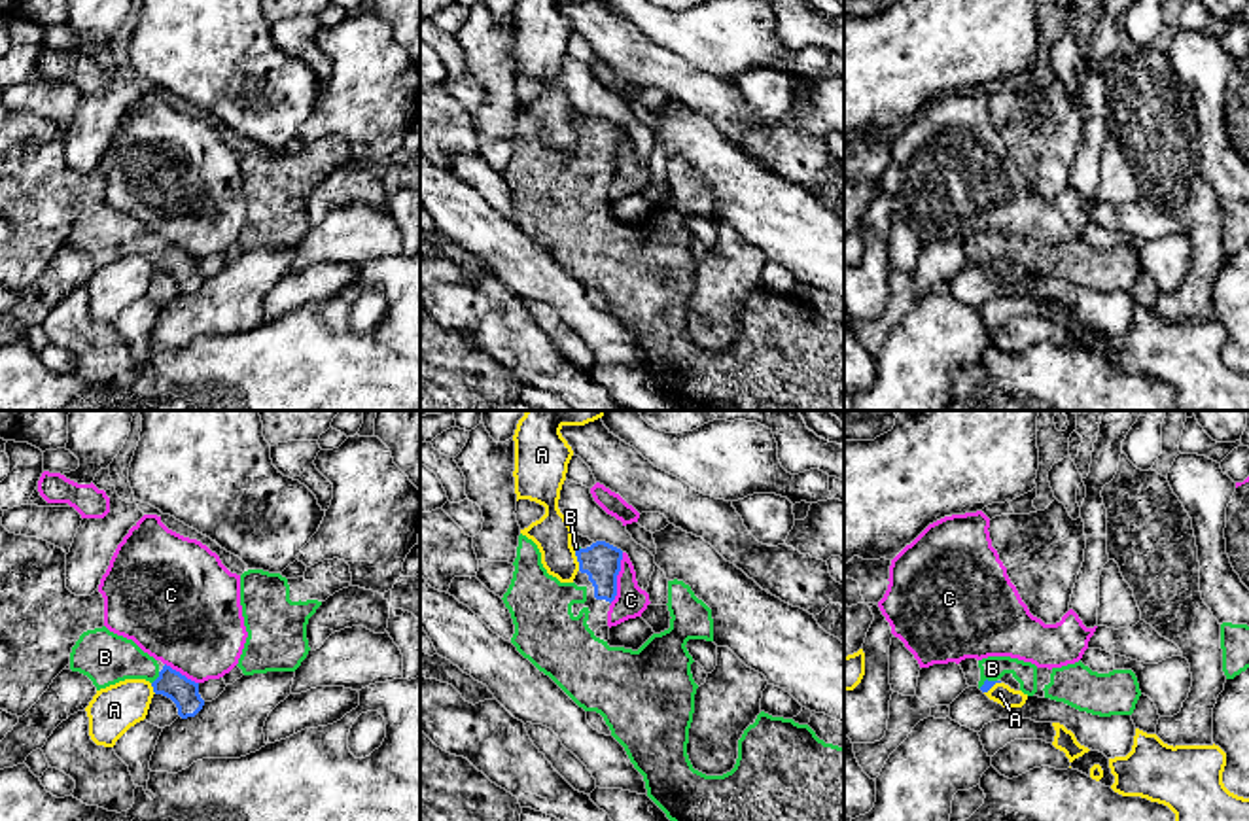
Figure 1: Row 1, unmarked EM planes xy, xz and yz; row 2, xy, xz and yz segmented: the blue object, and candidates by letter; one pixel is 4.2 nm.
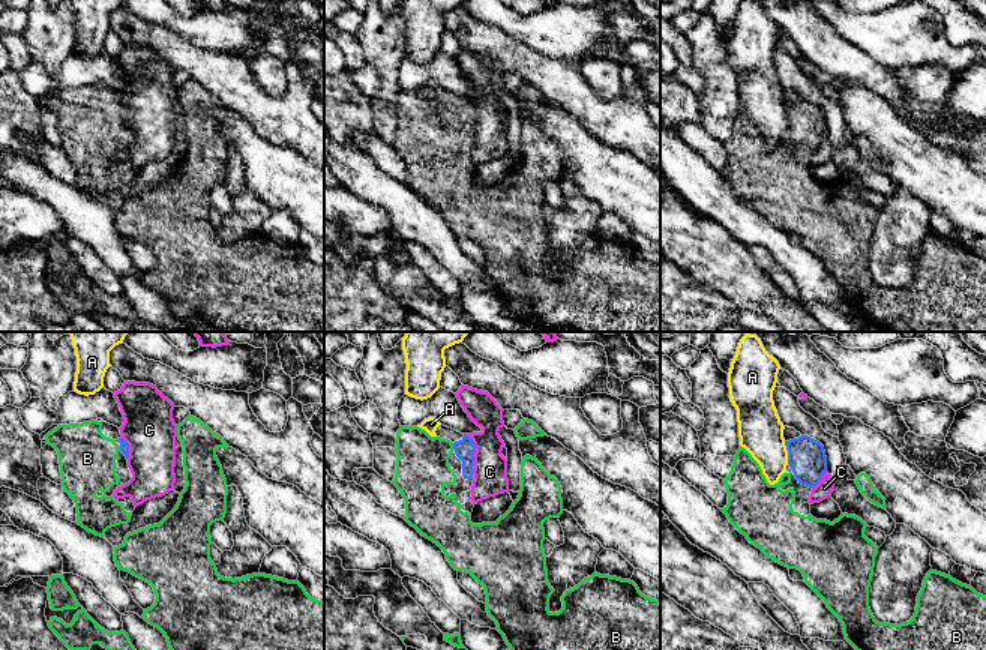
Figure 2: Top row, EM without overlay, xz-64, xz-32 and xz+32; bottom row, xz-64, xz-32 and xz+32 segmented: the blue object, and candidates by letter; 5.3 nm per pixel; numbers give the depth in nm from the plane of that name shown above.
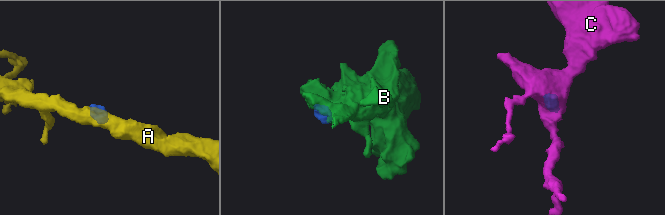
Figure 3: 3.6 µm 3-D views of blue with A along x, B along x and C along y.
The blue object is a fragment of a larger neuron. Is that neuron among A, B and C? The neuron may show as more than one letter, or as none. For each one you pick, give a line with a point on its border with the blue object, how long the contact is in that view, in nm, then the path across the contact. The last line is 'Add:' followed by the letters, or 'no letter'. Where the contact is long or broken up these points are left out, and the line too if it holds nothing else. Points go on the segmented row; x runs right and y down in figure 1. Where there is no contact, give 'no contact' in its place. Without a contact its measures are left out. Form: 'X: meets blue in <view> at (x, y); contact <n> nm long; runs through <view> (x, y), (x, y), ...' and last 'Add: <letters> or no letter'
B: meets blue in xy at (158, 678); contact 70 nm long; runs through xy (184, 693), (158, 678), (144, 666), (105, 657)
Add: B

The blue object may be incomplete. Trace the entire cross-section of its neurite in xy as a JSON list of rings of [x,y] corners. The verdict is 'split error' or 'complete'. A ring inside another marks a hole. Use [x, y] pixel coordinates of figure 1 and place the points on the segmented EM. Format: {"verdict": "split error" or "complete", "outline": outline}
{"verdict": "split error", "outline": [[[106,626],[87,630],[70,653],[70,670],[87,675],[97,690],[125,679],[146,679],[155,694],[170,698],[182,719],[195,717],[204,700],[199,683],[170,666],[159,666],[132,639],[110,632]]]}

